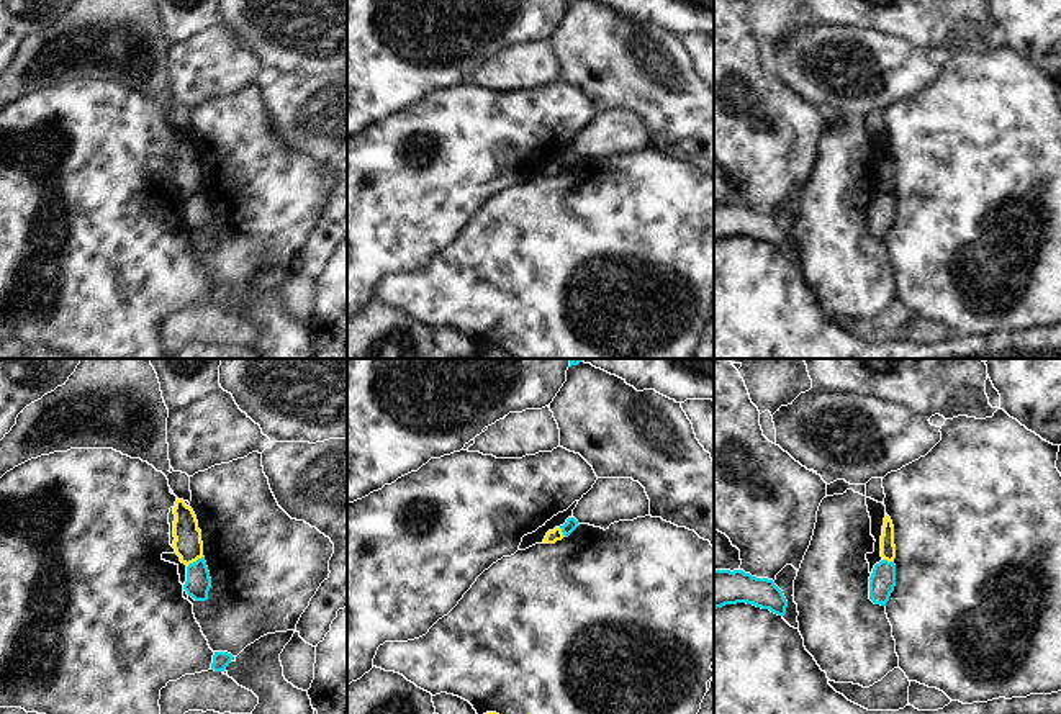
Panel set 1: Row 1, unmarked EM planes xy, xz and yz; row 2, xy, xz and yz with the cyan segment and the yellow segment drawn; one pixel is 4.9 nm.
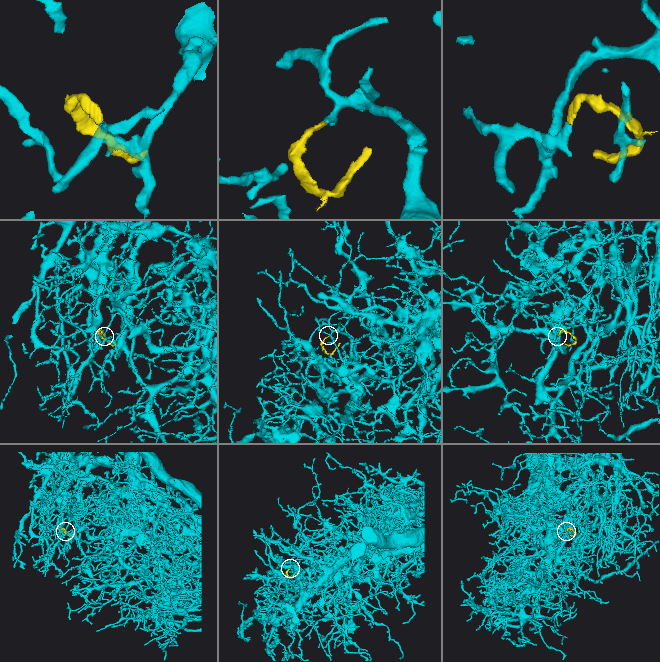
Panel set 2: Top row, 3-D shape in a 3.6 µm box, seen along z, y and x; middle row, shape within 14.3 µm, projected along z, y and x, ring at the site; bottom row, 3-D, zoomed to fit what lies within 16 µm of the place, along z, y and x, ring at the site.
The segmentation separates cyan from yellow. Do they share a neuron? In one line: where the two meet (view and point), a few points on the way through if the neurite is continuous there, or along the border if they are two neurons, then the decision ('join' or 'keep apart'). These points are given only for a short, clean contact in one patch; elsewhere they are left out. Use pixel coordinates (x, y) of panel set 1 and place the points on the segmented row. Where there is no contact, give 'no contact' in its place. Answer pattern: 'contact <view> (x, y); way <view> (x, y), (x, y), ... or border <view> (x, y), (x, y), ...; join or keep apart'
contact xy (194, 562); border xy (202, 555), (187, 567); keep apart

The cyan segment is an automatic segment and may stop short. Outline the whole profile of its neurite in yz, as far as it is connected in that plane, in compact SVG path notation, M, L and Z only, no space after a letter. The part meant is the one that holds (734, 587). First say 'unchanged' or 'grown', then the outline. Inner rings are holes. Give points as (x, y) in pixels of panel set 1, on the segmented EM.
unchanged; M714 570L714 609L725 604L747 603L786 614L788 601L773 580L756 578L743 570Z

